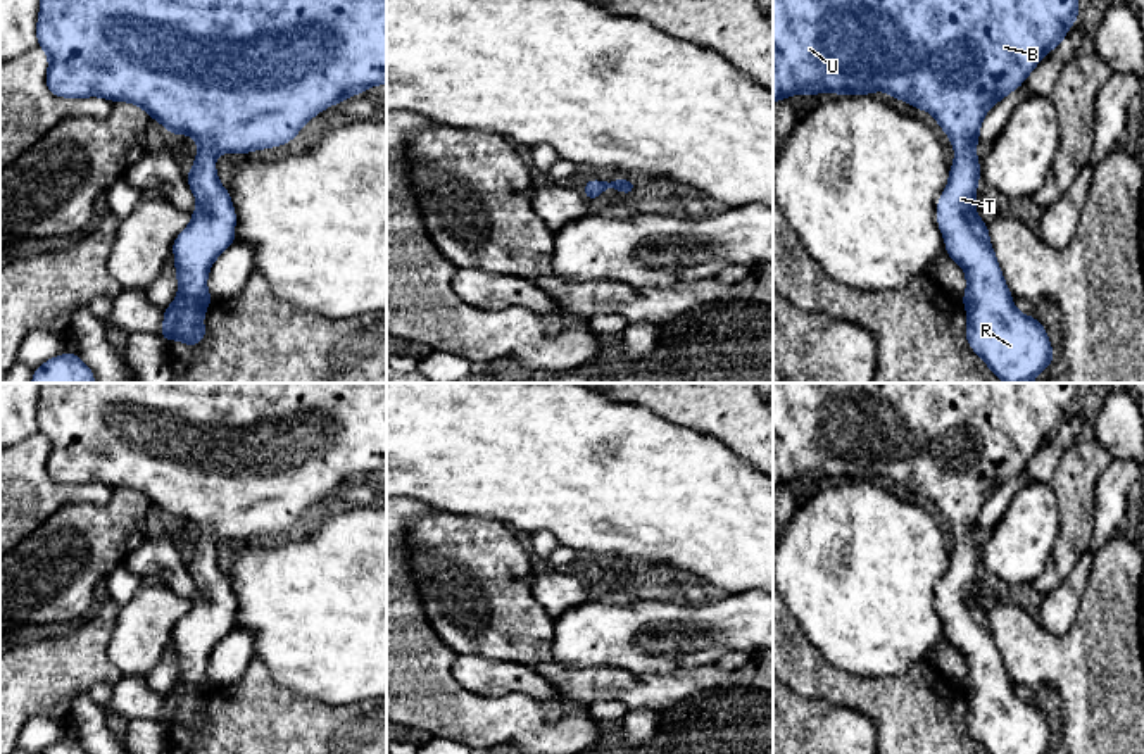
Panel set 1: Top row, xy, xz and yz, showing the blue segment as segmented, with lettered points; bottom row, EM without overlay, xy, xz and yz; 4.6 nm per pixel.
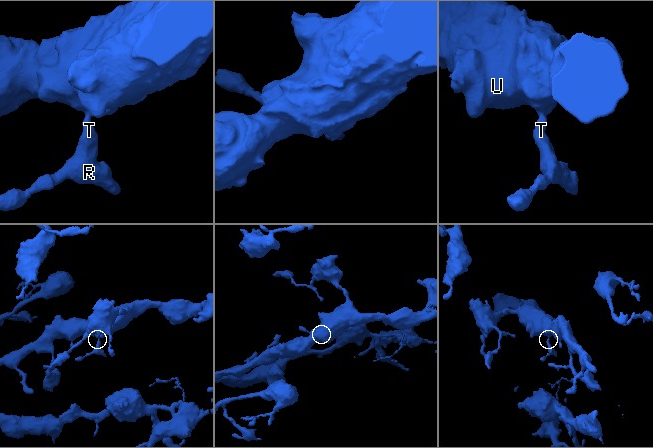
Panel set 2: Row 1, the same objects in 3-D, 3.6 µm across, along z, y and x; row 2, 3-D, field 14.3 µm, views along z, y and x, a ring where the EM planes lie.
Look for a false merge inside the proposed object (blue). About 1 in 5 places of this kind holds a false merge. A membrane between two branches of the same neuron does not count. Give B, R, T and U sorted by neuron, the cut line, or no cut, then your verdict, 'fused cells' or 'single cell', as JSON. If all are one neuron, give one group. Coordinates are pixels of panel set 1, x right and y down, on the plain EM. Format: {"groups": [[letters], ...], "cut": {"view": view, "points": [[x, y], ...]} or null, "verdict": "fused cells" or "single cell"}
{"groups": [["B", "R", "T", "U"]], "cut": null, "verdict": "single cell"}

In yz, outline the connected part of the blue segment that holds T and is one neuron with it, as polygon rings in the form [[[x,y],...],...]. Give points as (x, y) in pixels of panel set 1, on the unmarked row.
[[[773,383],[773,492],[797,480],[871,481],[880,476],[932,500],[951,525],[956,544],[937,588],[937,611],[946,626],[944,638],[966,663],[961,685],[968,702],[965,723],[989,754],[1049,754],[1056,738],[1046,714],[1015,694],[990,631],[989,613],[975,597],[980,568],[975,535],[982,506],[1023,471],[1044,442],[1061,433],[1078,400],[1078,383]]]

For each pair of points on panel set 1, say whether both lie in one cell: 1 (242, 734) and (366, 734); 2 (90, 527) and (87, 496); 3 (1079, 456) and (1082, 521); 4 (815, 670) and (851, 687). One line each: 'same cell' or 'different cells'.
1: same cell
2: different cells
3: same cell
4: same cell

